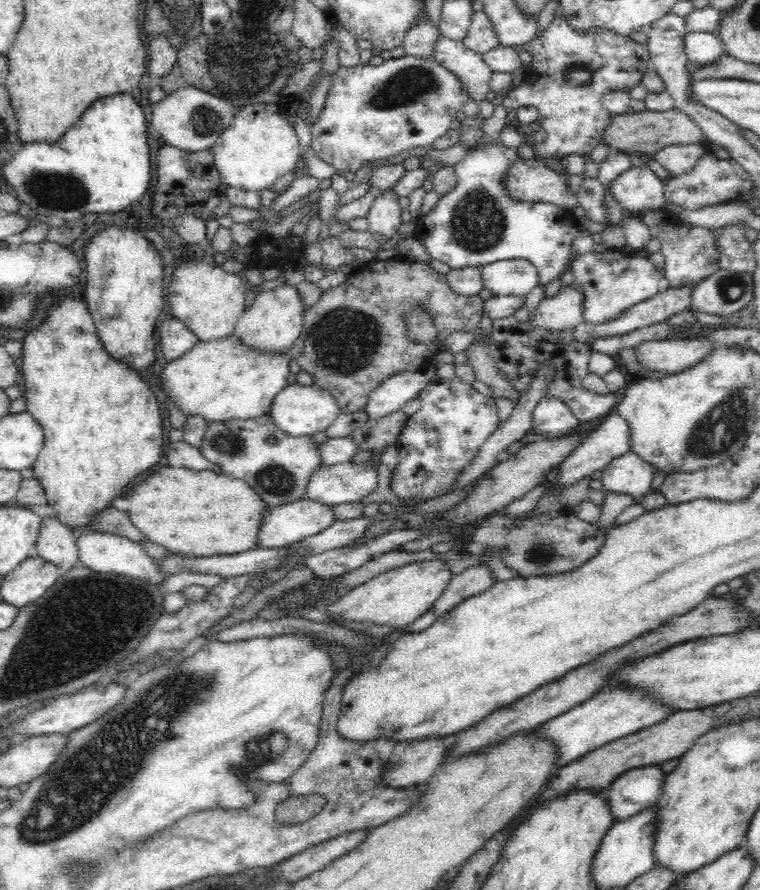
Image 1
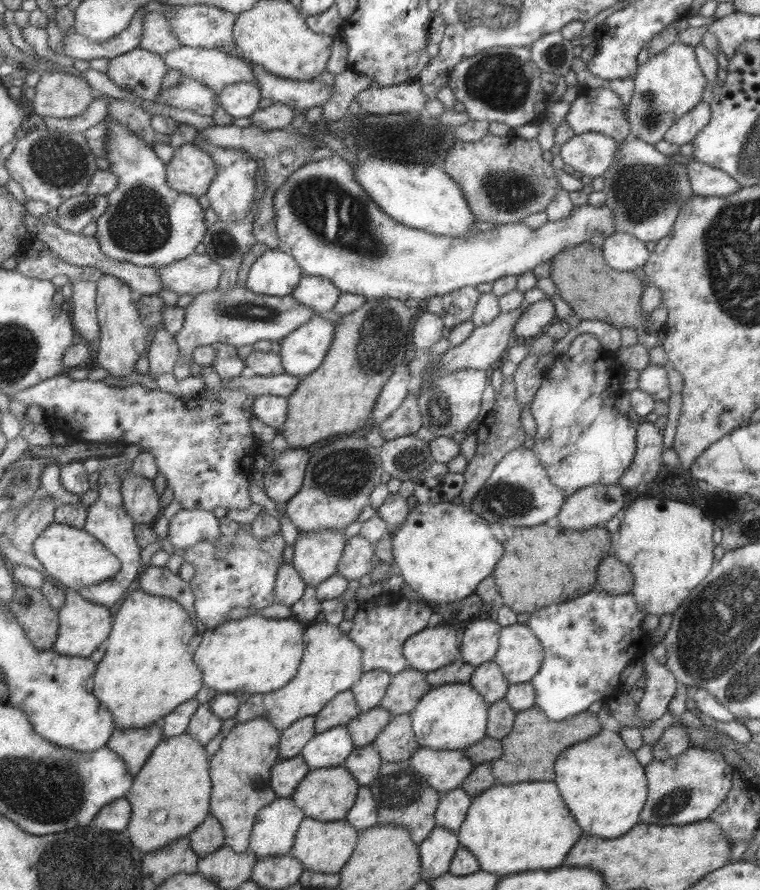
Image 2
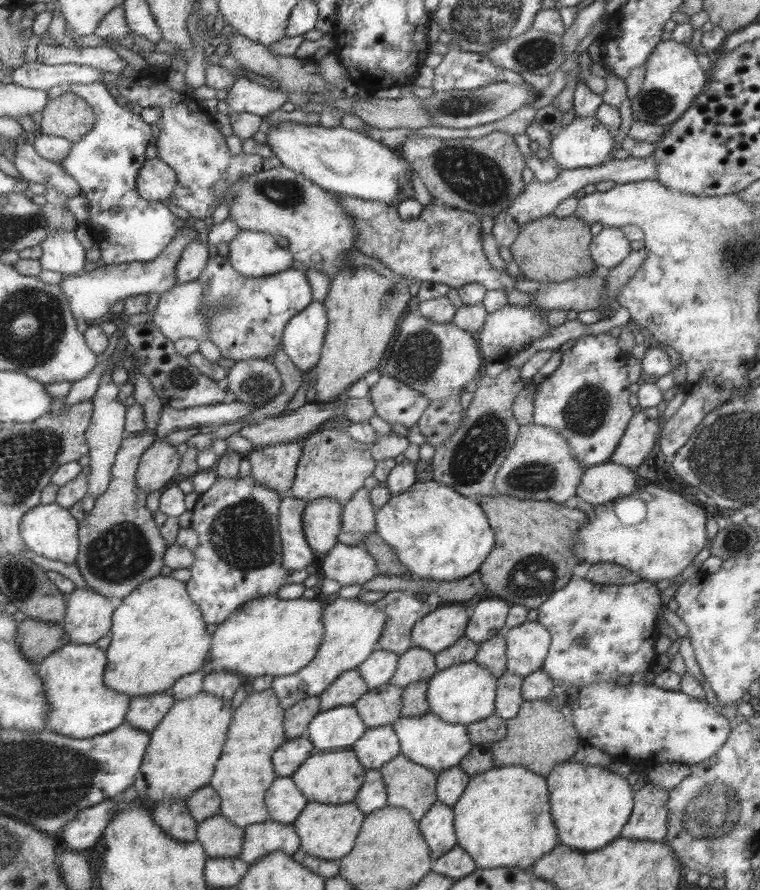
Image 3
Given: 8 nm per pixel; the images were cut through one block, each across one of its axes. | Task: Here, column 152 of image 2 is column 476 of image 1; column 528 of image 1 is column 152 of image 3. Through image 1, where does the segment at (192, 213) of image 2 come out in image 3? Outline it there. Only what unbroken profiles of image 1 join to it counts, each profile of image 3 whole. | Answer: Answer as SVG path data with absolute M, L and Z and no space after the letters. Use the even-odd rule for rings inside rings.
M93 82L93 84L71 84L63 87L65 92L75 94L77 97L85 100L85 103L93 110L95 123L93 127L82 136L78 142L73 143L71 150L67 152L66 158L63 158L61 167L66 174L71 176L81 189L80 194L87 199L89 209L89 222L87 228L89 234L94 237L100 250L100 258L105 265L121 264L124 262L151 262L159 253L169 244L169 241L177 234L177 230L184 228L193 228L197 236L186 239L185 248L180 254L179 260L175 265L174 284L179 286L186 282L196 280L201 269L206 265L209 250L207 249L209 228L205 226L204 220L198 220L188 217L186 220L179 220L173 216L167 209L166 202L147 201L141 198L134 189L135 177L137 171L143 162L146 162L144 153L148 144L151 144L155 135L155 127L145 124L141 116L135 116L132 112L125 109L124 103L112 91L107 91L104 84ZM111 207L116 207L114 213L110 213Z

